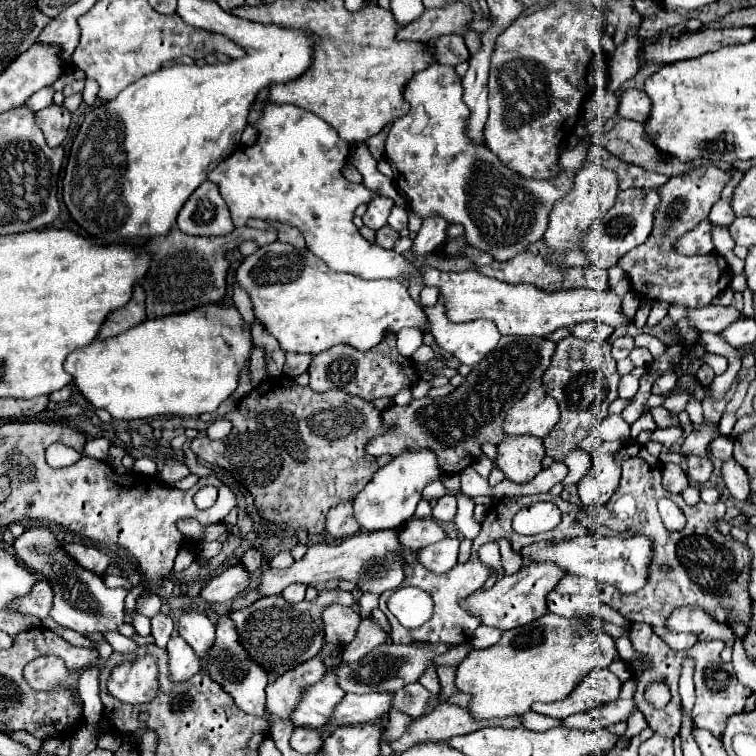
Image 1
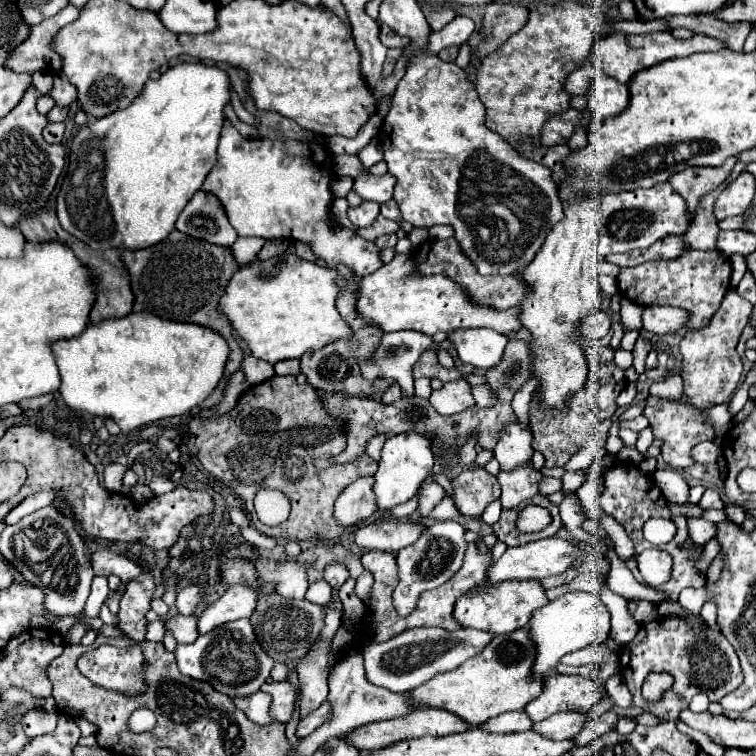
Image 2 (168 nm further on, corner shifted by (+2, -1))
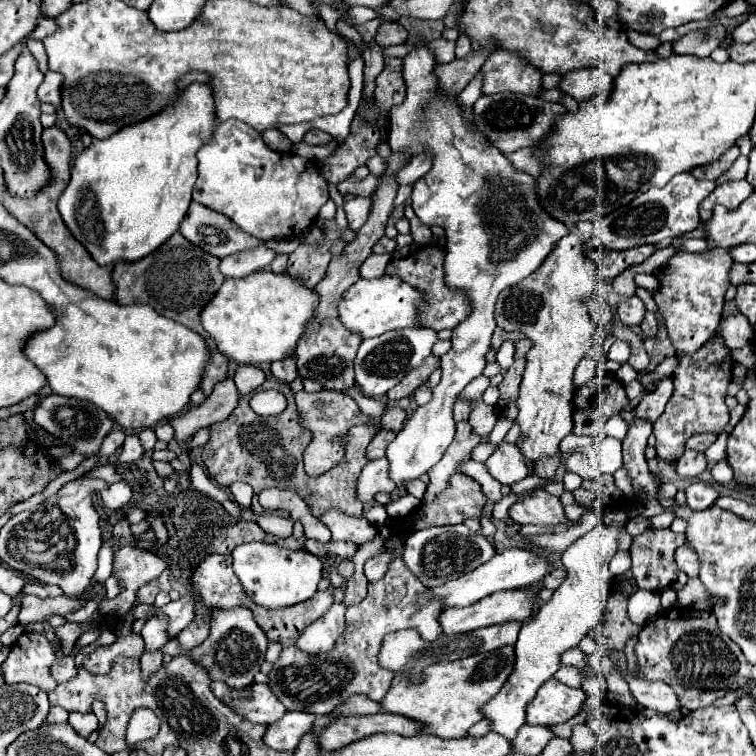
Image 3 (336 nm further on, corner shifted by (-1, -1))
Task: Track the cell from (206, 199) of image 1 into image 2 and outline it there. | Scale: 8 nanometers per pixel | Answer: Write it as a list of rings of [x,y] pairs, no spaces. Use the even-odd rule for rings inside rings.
[[[198,191],[190,199],[176,221],[176,229],[194,239],[202,239],[222,247],[230,247],[238,239],[238,233],[228,223],[220,201],[204,191]]]

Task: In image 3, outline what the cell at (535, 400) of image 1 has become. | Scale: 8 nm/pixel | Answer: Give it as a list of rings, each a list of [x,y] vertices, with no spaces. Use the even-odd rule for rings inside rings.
[[[503,443],[495,449],[495,453],[485,461],[487,471],[505,485],[513,485],[529,475],[529,467],[521,449],[515,443]]]

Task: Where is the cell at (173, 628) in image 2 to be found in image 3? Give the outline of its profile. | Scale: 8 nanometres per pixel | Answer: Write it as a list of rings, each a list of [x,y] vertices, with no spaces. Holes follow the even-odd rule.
[[[161,613],[161,615],[155,615],[153,619],[149,619],[141,631],[141,637],[145,639],[145,649],[147,651],[153,651],[153,649],[159,649],[163,647],[165,643],[169,643],[173,637],[169,637],[169,619]]]

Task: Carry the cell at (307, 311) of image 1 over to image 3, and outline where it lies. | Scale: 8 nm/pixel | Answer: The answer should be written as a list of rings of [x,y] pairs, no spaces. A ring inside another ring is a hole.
[[[255,271],[243,279],[227,279],[201,313],[201,323],[231,361],[239,365],[273,363],[295,353],[297,341],[317,311],[317,297],[315,289],[289,273]]]

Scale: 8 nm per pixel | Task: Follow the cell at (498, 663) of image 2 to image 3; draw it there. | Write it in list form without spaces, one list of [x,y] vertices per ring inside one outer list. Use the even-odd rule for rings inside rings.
[[[505,645],[489,653],[471,655],[453,663],[435,663],[425,669],[425,681],[419,685],[407,683],[403,677],[395,675],[391,689],[387,691],[387,697],[383,697],[381,705],[387,713],[413,717],[415,721],[423,723],[425,733],[433,733],[445,739],[459,739],[467,735],[471,725],[483,719],[481,707],[501,691],[513,667],[513,645]]]

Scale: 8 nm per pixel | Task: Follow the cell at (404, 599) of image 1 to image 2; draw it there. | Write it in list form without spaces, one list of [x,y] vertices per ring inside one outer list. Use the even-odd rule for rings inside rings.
[[[436,521],[432,527],[426,527],[426,531],[412,543],[410,547],[404,547],[396,553],[398,563],[398,577],[400,585],[394,591],[394,605],[400,615],[408,615],[414,609],[418,595],[428,589],[436,589],[448,579],[456,575],[456,571],[462,567],[464,553],[466,553],[466,539],[464,539],[464,527],[458,521]]]

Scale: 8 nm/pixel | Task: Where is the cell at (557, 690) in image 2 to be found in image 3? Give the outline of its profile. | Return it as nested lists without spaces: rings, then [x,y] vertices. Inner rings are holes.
[[[549,679],[527,705],[527,723],[545,727],[565,723],[581,711],[585,699],[587,695],[583,689],[569,687],[557,679]]]

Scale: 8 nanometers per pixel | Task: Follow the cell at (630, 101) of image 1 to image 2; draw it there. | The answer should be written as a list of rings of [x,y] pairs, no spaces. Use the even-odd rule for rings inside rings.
[[[598,77],[590,83],[590,89],[586,91],[588,99],[588,111],[596,117],[614,117],[622,113],[628,105],[630,93],[624,83],[618,83],[610,77]]]

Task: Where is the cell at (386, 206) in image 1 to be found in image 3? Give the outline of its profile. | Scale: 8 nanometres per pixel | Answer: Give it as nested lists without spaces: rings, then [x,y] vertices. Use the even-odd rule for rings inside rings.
[[[353,197],[353,199],[345,201],[343,209],[347,213],[347,221],[353,231],[359,231],[359,227],[367,221],[369,211],[371,211],[371,203],[373,203],[371,197]]]

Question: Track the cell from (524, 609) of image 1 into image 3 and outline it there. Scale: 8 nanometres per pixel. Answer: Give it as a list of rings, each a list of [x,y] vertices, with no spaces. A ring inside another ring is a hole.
[[[525,587],[517,591],[499,591],[497,595],[489,595],[489,599],[481,599],[469,607],[449,607],[441,613],[441,627],[443,633],[455,635],[455,633],[467,633],[475,631],[479,627],[489,627],[489,625],[499,625],[507,621],[529,621],[535,603],[539,601],[539,589],[535,587]]]

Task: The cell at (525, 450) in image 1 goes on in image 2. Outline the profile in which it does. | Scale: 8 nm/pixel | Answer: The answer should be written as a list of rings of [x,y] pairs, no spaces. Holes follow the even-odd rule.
[[[530,463],[520,465],[516,471],[500,473],[498,483],[502,487],[502,495],[500,495],[502,509],[514,509],[522,501],[530,501],[534,495],[538,495],[540,479],[542,479],[542,473],[534,471]]]

